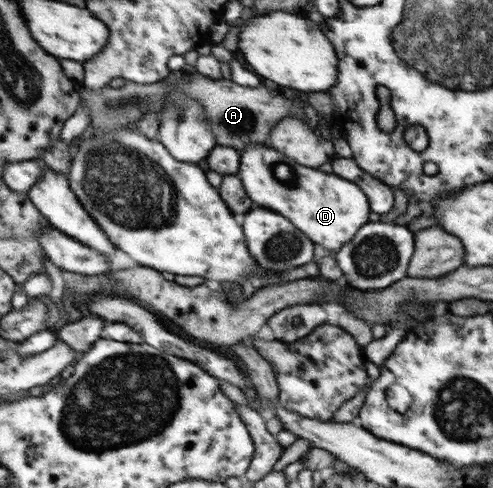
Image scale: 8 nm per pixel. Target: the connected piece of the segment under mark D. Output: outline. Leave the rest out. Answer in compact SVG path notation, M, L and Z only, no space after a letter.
M249 144L247 150L242 150L239 154L239 168L235 176L242 182L254 207L283 215L283 218L311 242L319 244L325 250L337 252L343 245L347 245L368 221L368 198L354 182L297 164L294 159L287 158L267 145Z

